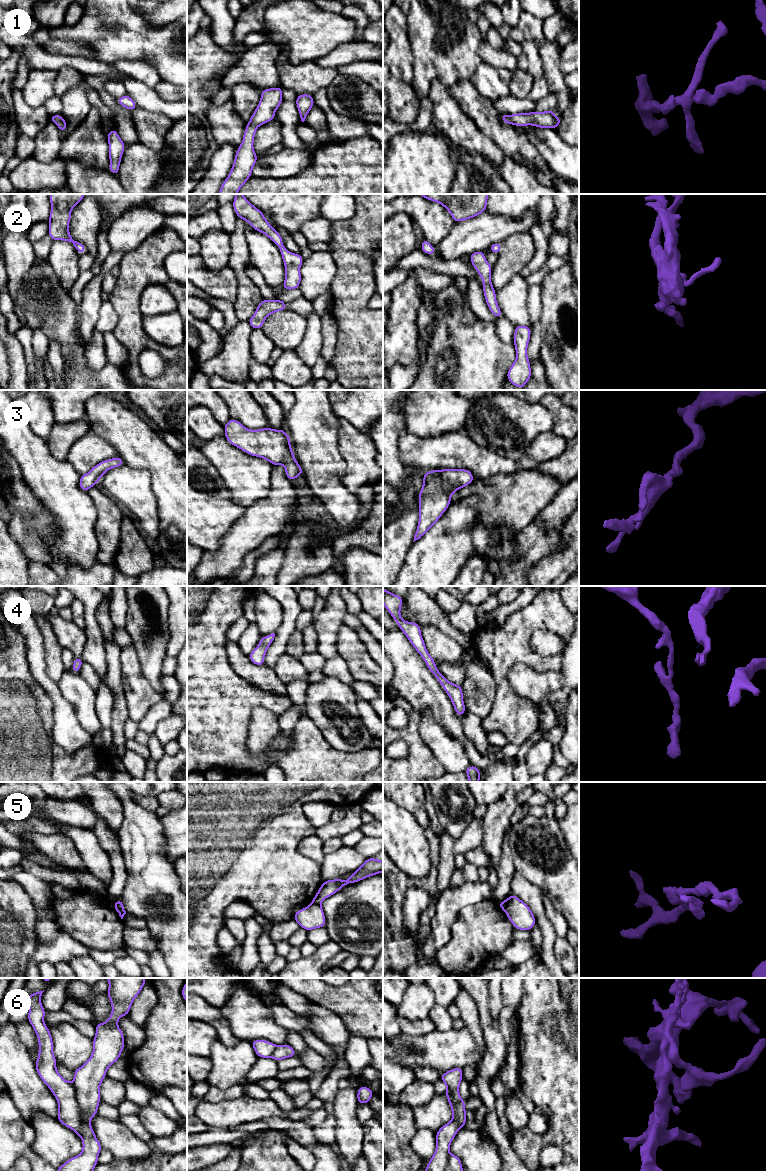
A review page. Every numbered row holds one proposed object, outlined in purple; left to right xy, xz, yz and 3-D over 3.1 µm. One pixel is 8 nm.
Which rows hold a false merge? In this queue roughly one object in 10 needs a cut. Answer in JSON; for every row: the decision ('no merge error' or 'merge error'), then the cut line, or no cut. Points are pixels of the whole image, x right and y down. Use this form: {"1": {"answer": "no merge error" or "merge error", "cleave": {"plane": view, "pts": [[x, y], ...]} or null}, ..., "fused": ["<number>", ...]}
{"1": {"answer": "no merge error", "cleave": null}, "2": {"answer": "no merge error", "cleave": null}, "3": {"answer": "no merge error", "cleave": null}, "4": {"answer": "no merge error", "cleave": null}, "5": {"answer": "merge error", "cleave": {"plane": "xy", "pts": [[113, 902], [117, 907], [124, 910]]}}, "6": {"answer": "merge error", "cleave": {"plane": "xy", "pts": [[72, 1084], [75, 1090], [82, 1137]]}}, "fused": ["5", "6"]}

